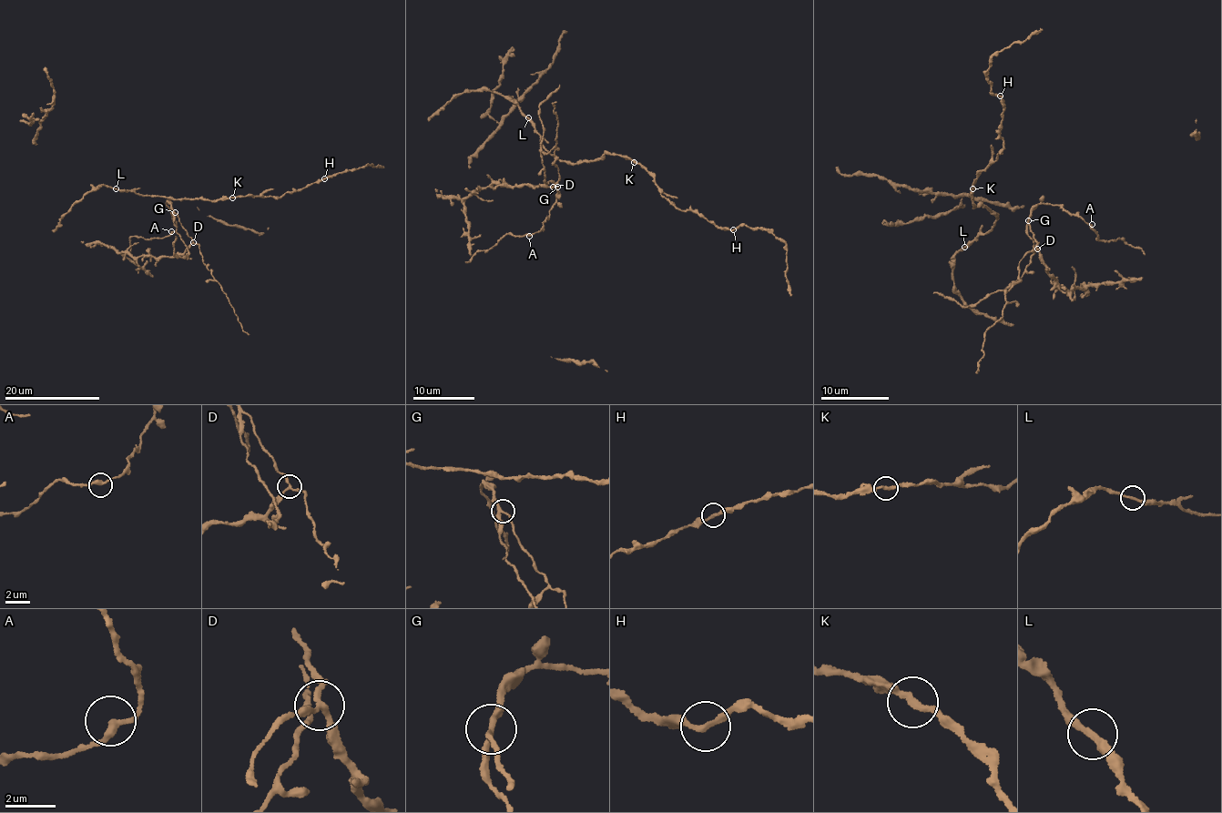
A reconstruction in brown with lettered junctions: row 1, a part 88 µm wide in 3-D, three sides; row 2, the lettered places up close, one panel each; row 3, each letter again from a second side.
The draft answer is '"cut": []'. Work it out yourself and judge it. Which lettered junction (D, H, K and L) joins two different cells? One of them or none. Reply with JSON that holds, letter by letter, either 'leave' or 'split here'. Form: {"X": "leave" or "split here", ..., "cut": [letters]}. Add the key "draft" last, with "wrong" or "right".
{"D": "split here", "H": "leave", "K": "leave", "L": "leave", "cut": ["D"], "draft": "wrong"}

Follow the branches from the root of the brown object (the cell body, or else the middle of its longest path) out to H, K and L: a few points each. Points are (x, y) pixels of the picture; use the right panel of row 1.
H: (997, 216), (972, 202), (970, 192), (1002, 149), (1003, 141), (997, 132), (1003, 107), (1000, 96)
K: (997, 216), (980, 203), (976, 205), (972, 202), (972, 188)
L: (997, 216), (990, 230), (968, 240), (964, 247)

